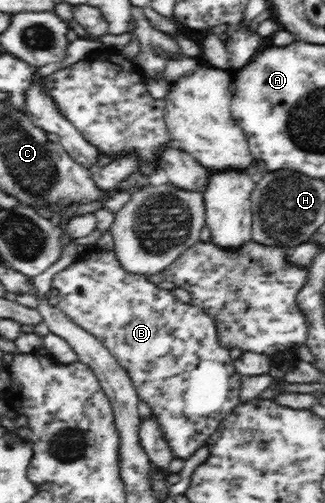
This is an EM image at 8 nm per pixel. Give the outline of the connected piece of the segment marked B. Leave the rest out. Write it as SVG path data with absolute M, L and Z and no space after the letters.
M94 246L92 250L84 254L80 259L77 259L64 270L56 273L52 278L51 289L54 289L54 287L58 289L60 303L58 303L57 307L60 309L60 312L68 316L84 331L90 332L90 335L94 335L106 349L110 350L110 353L118 360L122 368L128 372L139 395L139 399L148 403L154 417L158 420L158 424L162 428L162 433L171 447L173 457L178 457L178 459L186 461L186 459L190 459L196 453L199 447L206 444L206 441L210 439L210 435L220 426L221 421L226 419L232 413L232 410L239 405L239 393L244 377L236 371L233 364L234 360L230 358L229 350L219 344L215 321L204 310L192 306L188 302L183 303L179 299L176 299L170 290L158 288L156 284L149 282L147 277L148 275L136 275L135 273L132 274L124 271L114 250L102 251L97 246Z

